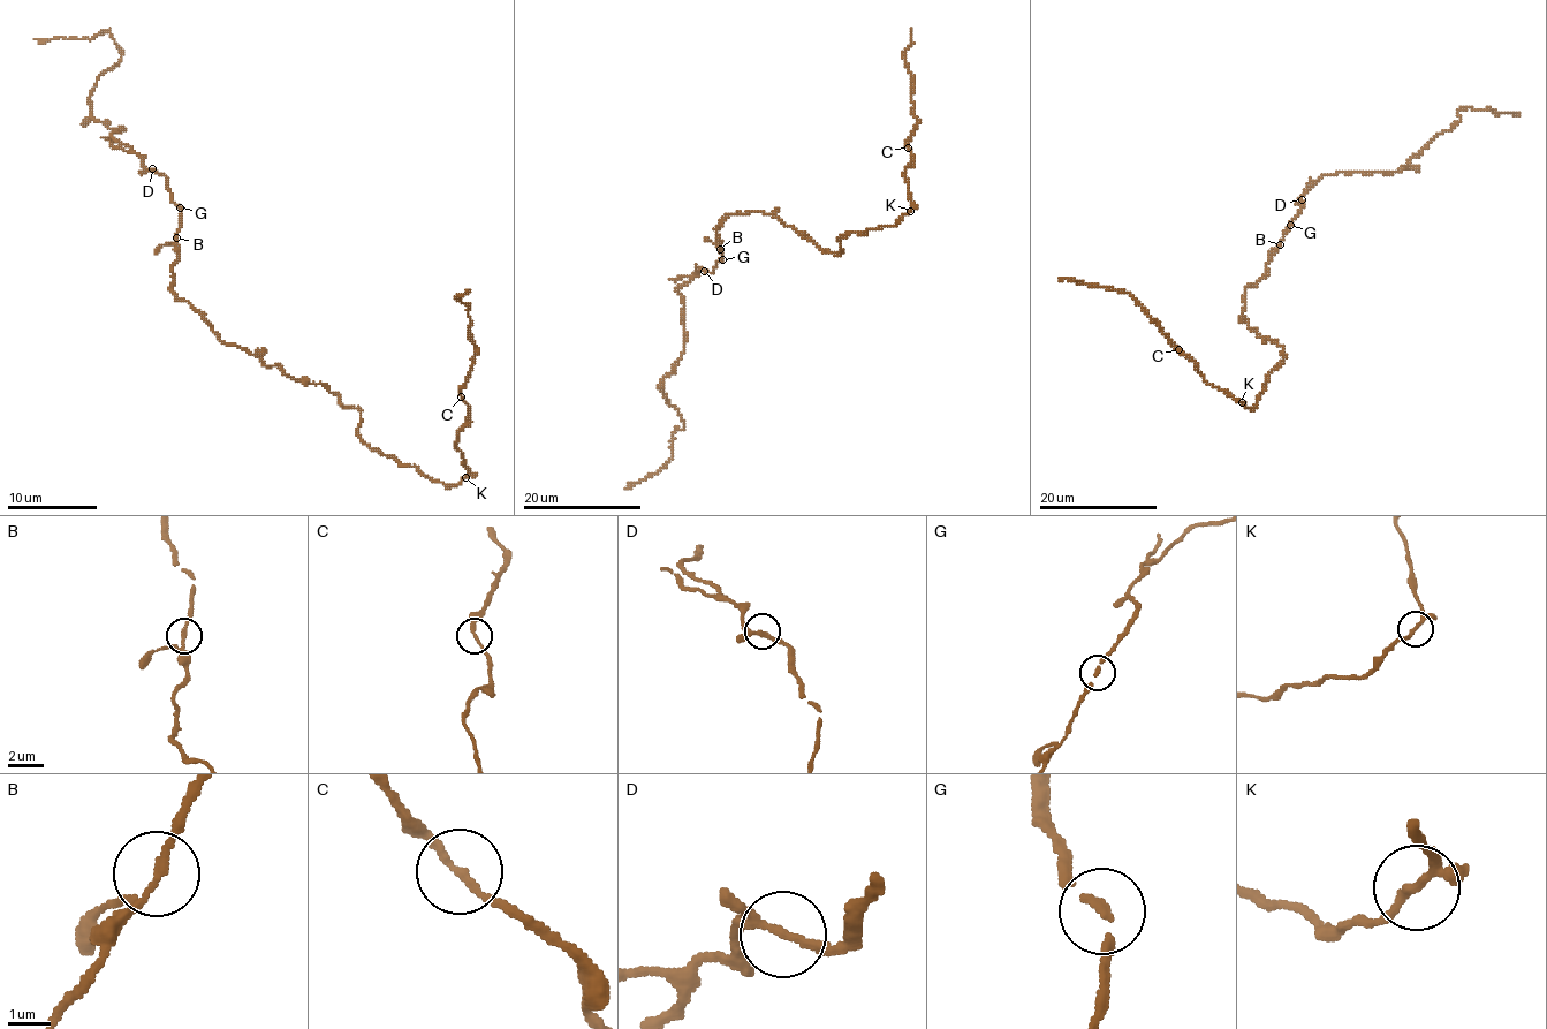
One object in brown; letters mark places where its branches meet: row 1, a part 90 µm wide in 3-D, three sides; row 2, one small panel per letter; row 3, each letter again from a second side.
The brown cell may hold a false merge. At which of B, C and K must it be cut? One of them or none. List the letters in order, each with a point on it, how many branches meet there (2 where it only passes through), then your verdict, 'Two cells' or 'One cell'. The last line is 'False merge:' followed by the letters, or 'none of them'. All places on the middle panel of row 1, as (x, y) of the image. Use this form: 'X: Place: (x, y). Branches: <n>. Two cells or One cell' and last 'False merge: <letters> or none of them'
B: Place: (720, 249). Branches: 3. One cell
C: Place: (908, 148). Branches: 2. One cell
K: Place: (910, 211). Branches: 3. One cell
False merge: none of them

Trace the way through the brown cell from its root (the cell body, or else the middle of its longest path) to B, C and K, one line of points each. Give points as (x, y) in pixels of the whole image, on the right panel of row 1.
B: (1243, 312), (1244, 289), (1266, 273), (1266, 263), (1280, 244)
C: (1243, 312), (1244, 322), (1281, 347), (1286, 357), (1268, 375), (1253, 408), (1212, 386), (1178, 349)
K: (1243, 312), (1244, 322), (1259, 337), (1281, 347), (1286, 357), (1268, 375), (1258, 405), (1249, 408), (1242, 402)

